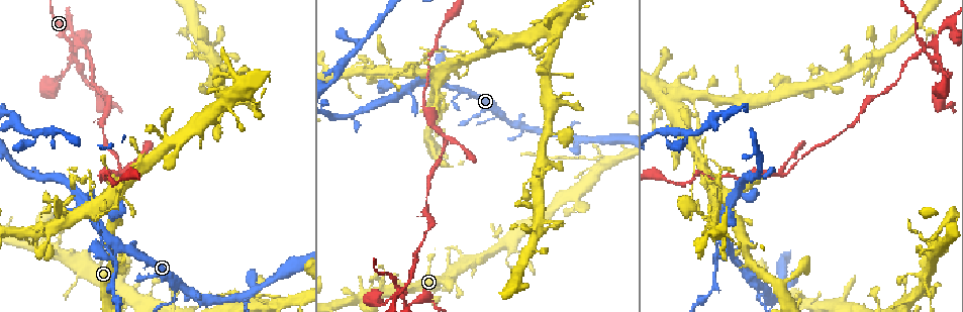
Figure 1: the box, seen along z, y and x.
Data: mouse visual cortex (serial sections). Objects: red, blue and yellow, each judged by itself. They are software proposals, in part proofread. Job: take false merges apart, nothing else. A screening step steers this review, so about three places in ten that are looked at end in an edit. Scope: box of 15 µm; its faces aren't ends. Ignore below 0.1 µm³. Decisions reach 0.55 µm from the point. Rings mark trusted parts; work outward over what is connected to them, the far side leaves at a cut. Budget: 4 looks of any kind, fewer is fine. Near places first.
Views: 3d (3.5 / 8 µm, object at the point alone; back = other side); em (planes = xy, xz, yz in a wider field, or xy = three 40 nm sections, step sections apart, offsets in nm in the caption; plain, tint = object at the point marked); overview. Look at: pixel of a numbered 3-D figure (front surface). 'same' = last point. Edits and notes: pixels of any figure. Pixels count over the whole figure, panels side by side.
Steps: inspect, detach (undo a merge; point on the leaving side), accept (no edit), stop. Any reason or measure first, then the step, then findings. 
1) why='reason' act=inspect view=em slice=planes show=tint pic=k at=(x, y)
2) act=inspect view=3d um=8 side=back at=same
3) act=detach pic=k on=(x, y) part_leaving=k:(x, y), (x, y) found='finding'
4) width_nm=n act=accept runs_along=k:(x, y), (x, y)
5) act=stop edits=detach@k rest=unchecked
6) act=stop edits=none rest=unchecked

why='sharp bend' act=inspect view=3d um=3.5 pic=1 at=(399, 287)

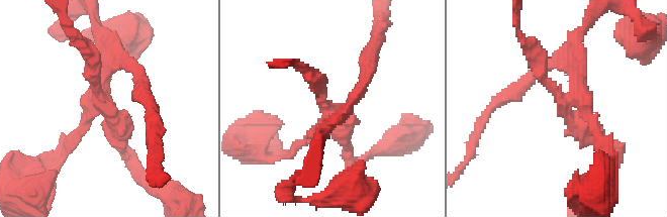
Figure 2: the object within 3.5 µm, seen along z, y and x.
arms=4 arm_widths_nm=150,200,200,300 act=inspect view=em slice=xy step=5 show=tint pic=2 at=(563, 99)

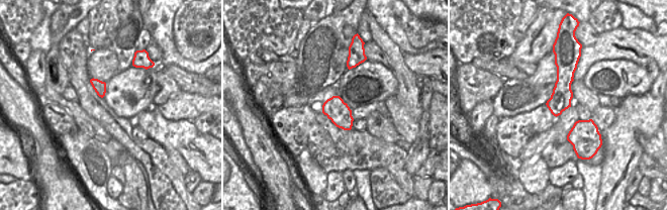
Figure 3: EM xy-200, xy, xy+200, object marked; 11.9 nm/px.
act=detach pic=2 on=(84, 128) found='two cells meet here'

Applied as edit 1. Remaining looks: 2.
why='sharp bend' act=inspect view=3d um=3.5 pic=1 at=(728, 239)

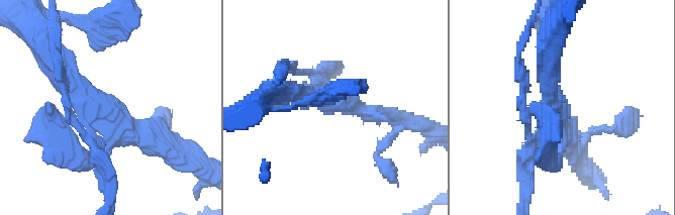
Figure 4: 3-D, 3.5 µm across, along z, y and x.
act=inspect view=em slice=xy step=5 show=tint pic=4 at=(96, 106)

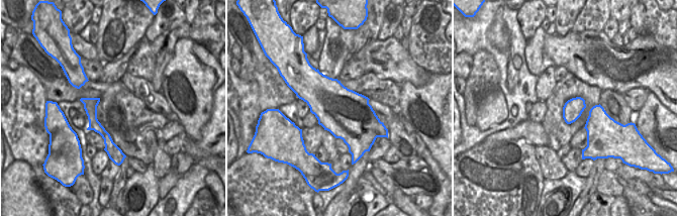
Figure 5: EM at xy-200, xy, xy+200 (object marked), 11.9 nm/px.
act=detach pic=4 on=(521, 105) border=5:(107, 132), (100, 134) found='two cells meet here'

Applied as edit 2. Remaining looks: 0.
act=stop edits=detach@2,detach@4 rest=unchecked

